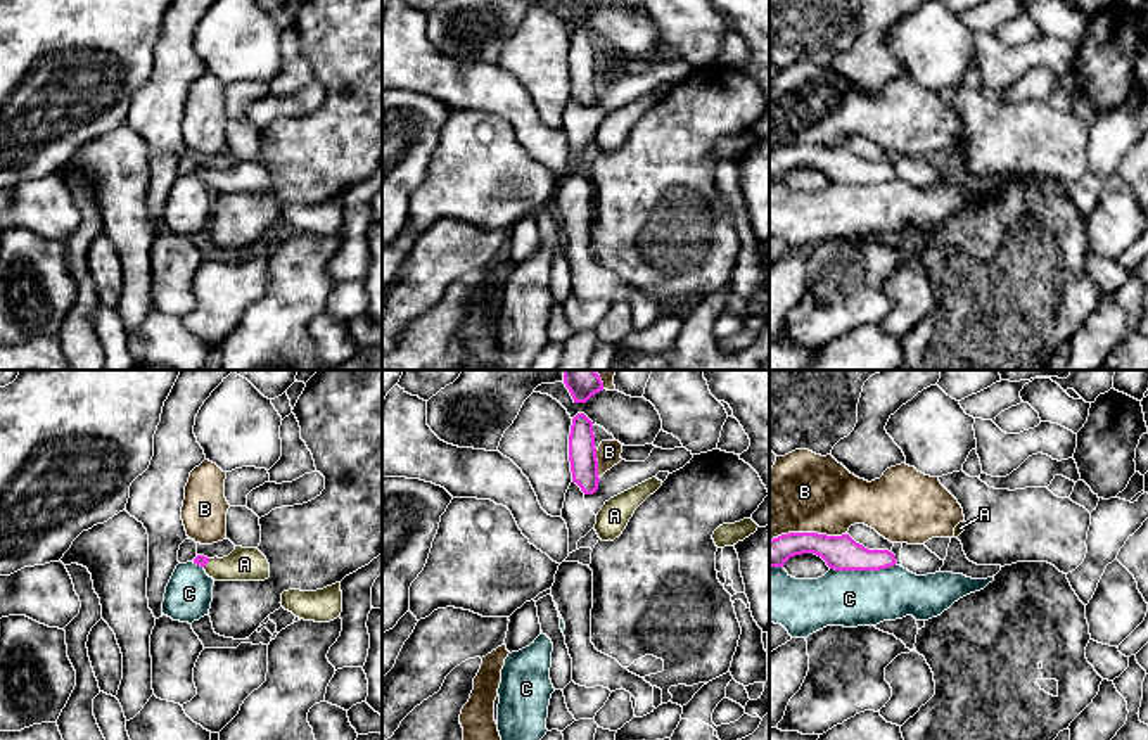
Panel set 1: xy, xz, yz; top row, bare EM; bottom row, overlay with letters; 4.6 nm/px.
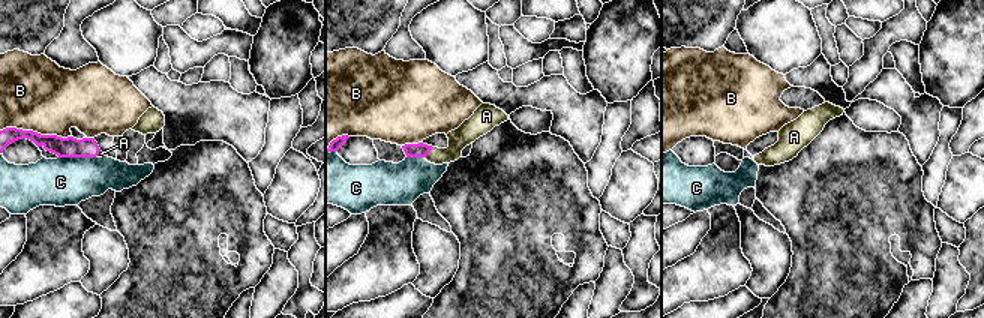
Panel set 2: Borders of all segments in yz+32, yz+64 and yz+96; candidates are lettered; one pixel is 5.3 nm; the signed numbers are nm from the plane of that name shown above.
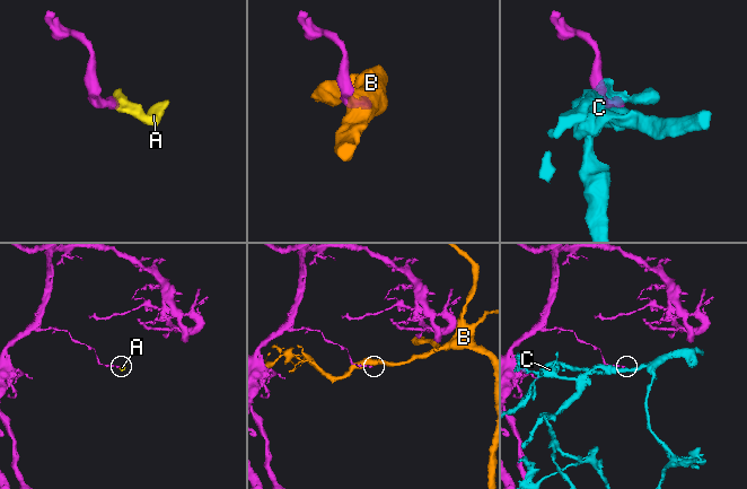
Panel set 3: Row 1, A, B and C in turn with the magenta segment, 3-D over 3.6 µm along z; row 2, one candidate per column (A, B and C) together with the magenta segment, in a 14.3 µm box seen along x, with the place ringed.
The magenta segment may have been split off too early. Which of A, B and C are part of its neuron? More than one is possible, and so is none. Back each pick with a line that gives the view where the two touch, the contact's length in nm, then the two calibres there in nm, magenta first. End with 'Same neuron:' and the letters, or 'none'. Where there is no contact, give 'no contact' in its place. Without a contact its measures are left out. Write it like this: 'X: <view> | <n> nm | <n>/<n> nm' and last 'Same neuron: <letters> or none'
A: xy | 50 nm | 50/160 nm
Same neuron: A

